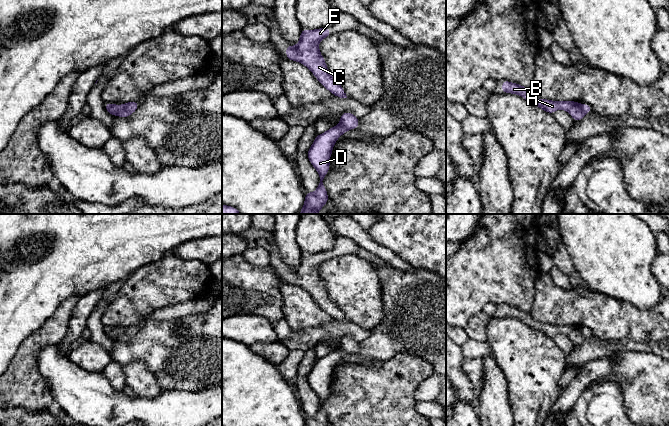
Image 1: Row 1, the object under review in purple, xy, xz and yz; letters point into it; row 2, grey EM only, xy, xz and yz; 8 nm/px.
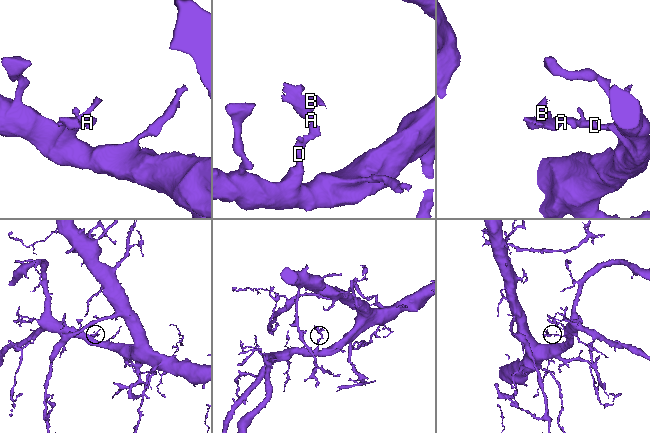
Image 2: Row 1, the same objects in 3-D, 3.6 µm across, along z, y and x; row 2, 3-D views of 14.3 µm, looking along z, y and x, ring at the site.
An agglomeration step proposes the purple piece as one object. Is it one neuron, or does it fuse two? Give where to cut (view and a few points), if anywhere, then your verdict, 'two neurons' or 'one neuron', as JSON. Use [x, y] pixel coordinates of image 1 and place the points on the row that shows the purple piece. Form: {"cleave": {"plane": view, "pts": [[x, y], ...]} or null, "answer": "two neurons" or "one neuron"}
{"cleave": {"plane": "xy", "pts": [[122, 105], [122, 109], [117, 114]]}, "answer": "two neurons"}

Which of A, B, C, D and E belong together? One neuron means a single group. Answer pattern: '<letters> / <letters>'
A B C E / D

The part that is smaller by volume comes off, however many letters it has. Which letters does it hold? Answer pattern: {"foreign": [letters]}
{"foreign": ["A", "B", "C", "E"]}

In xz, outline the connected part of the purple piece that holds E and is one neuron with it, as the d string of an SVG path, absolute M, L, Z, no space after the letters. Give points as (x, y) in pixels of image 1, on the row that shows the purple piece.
M328 27L315 30L302 28L298 44L295 47L289 44L285 47L286 59L305 65L334 96L347 98L342 86L330 75L325 60L319 51L319 42L330 35L331 31Z

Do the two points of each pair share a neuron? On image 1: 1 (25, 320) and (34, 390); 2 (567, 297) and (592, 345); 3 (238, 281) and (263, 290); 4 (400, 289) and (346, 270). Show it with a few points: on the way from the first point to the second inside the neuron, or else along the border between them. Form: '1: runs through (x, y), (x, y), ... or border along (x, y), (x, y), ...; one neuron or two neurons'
1: border along (45, 321), (23, 341), (14, 356); two neurons
2: border along (592, 333), (603, 340), (615, 340); two neurons
3: runs through (244, 287), (248, 290), (257, 290); one neuron
4: border along (371, 263), (379, 279), (381, 298), (384, 305); two neurons

